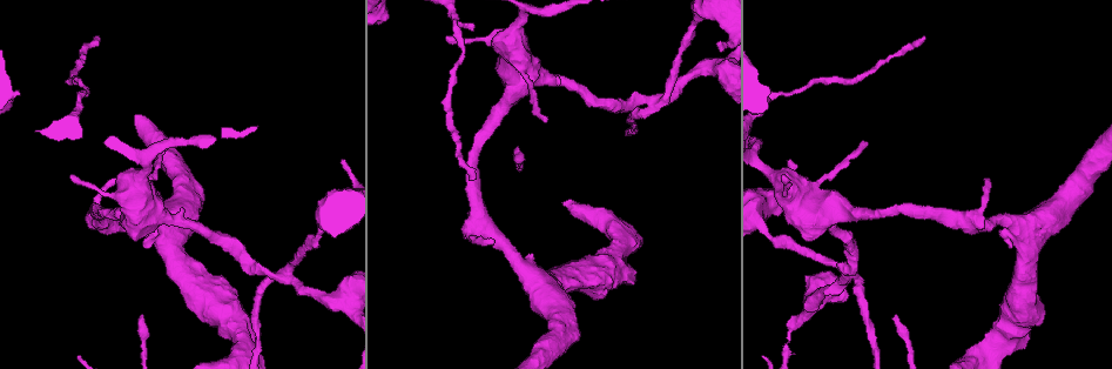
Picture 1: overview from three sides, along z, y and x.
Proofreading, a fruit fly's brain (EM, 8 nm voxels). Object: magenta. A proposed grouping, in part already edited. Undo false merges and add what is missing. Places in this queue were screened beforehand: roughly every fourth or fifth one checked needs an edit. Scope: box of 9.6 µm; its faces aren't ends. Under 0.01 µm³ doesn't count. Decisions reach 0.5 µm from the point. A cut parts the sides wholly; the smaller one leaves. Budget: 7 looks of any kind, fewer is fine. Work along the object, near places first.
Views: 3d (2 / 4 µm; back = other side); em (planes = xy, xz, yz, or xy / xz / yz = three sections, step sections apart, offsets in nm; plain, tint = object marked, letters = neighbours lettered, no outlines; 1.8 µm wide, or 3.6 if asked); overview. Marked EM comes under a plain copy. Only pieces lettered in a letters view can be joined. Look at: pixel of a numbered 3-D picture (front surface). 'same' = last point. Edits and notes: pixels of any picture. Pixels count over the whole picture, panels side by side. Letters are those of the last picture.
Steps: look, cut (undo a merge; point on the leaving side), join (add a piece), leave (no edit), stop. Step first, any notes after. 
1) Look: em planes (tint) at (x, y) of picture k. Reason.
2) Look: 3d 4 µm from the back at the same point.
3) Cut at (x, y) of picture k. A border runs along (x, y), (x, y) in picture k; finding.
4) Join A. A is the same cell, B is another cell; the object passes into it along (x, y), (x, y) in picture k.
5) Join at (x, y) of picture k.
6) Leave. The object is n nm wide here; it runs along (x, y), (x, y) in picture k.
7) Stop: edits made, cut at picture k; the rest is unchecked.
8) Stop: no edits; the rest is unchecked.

Look: 3d 4 µm at (473, 180) of picture 1. Free end.

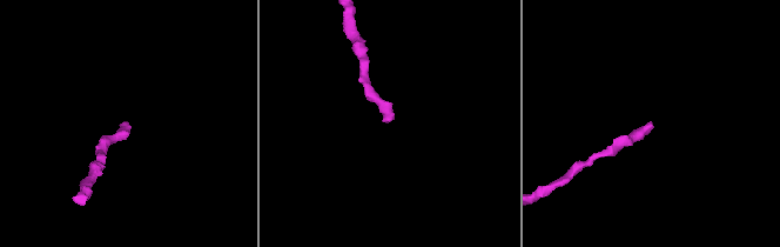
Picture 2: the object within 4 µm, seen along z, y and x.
Look: em xz step 4 (tint) at (652, 123) of picture 2.

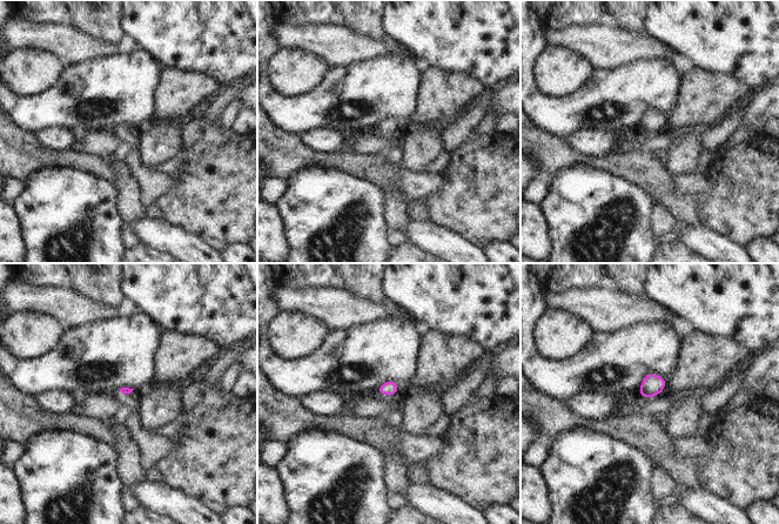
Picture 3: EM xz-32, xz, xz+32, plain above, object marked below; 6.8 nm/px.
Look: em planes (letters) at the same point.

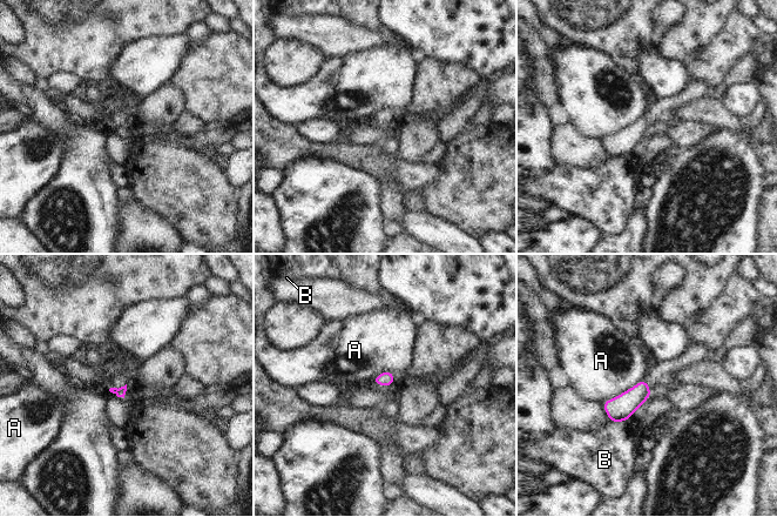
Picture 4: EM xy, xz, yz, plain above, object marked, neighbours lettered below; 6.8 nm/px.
Leave. The longest contact is with A, 320 nm; A and B are other cells; none of them fits.

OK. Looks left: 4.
Look: em 3.6 µm yz step 8 (letters) at (866, 141) of picture 1. Thin end.

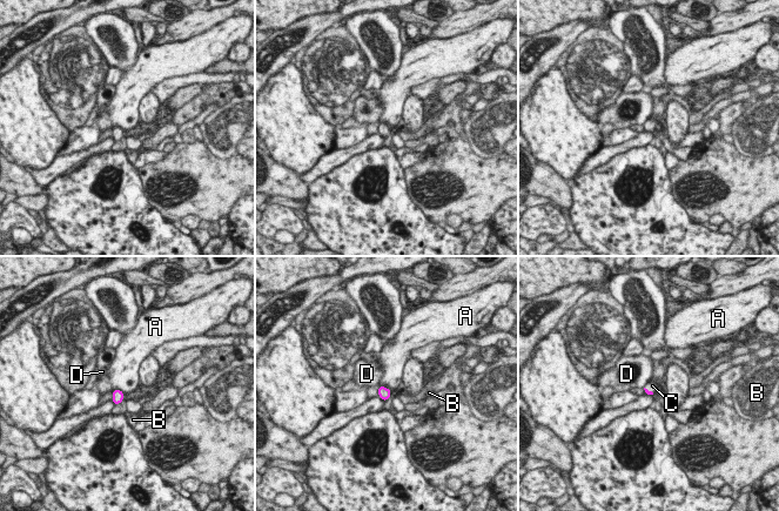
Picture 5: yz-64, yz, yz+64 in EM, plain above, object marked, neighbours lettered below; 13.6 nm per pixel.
Look: em 3.6 µm planes (letters) at the same point. Cut it another way.

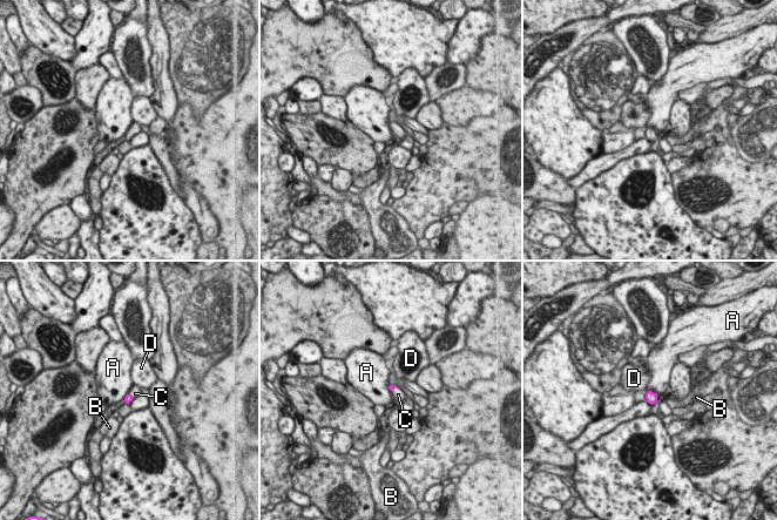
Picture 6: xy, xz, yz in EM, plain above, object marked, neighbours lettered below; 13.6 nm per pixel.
Join C. The longest contact is with A, 120 nm; C is the same cell, A, B and D are other cells; it goes on there.

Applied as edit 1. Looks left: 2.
Stop: edits made, join at picture 6; the rest is unchecked.

